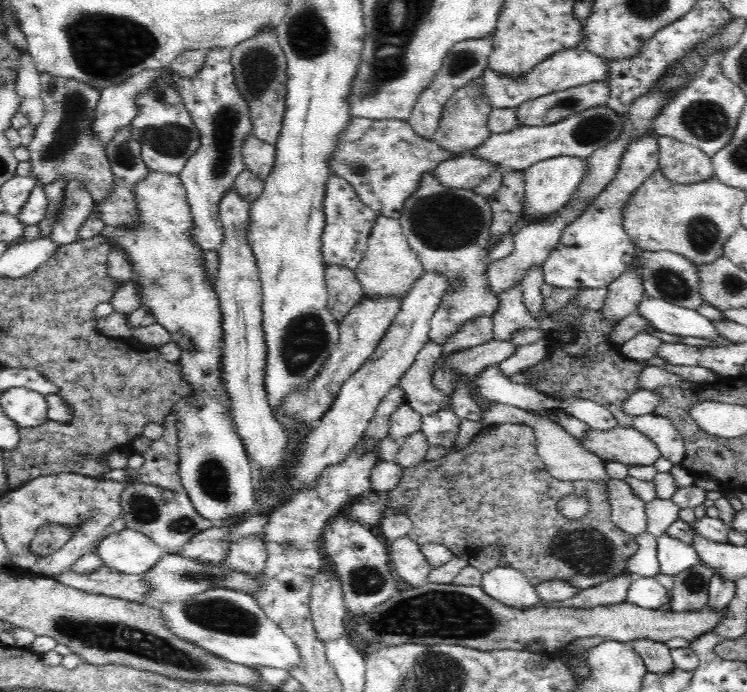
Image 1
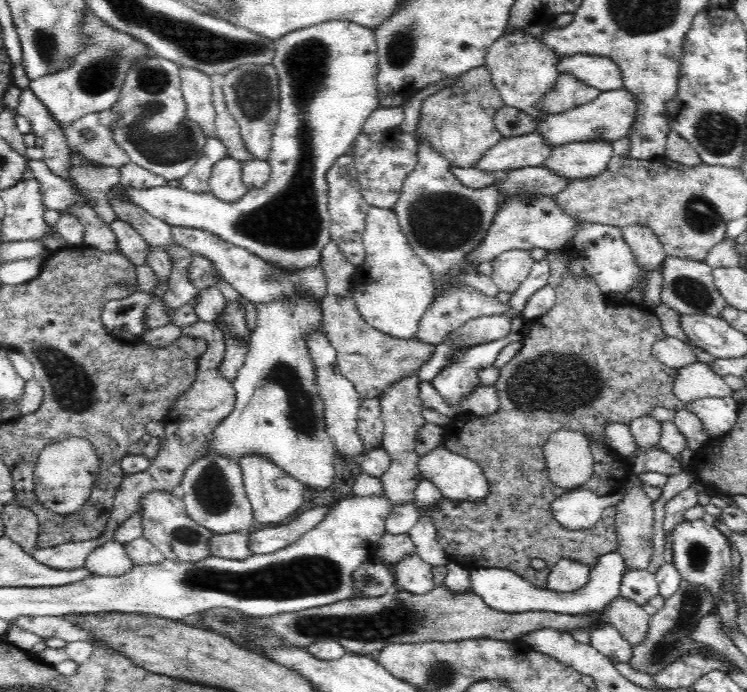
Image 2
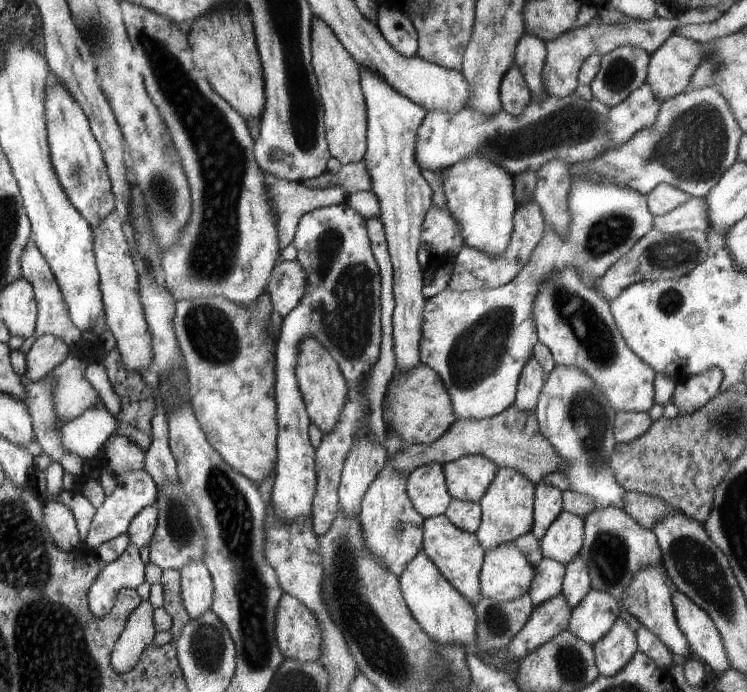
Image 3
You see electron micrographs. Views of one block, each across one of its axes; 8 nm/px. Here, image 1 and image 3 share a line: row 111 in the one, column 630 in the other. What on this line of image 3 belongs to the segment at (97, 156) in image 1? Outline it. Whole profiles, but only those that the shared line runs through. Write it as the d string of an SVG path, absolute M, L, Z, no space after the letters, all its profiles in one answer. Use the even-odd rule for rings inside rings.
M632 45L602 55L600 70L589 84L592 96L608 108L614 108L644 84L648 66L648 52Z

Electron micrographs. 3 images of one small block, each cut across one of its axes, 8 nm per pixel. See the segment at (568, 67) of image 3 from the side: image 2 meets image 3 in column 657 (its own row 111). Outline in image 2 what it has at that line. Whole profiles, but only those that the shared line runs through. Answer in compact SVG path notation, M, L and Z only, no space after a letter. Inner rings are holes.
M30 88L22 89L16 113L27 118L31 122L29 130L44 139L43 161L48 168L54 174L74 182L68 171L72 161L70 161L70 147L64 129L58 125L56 118L52 117L52 113L46 110L44 103Z

